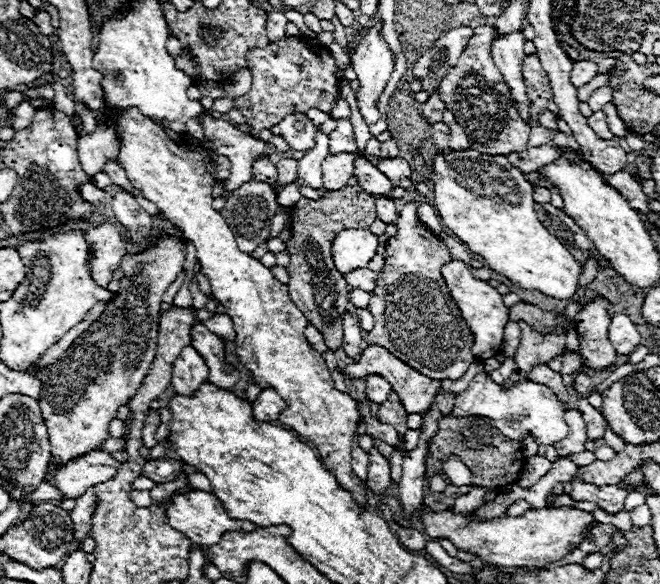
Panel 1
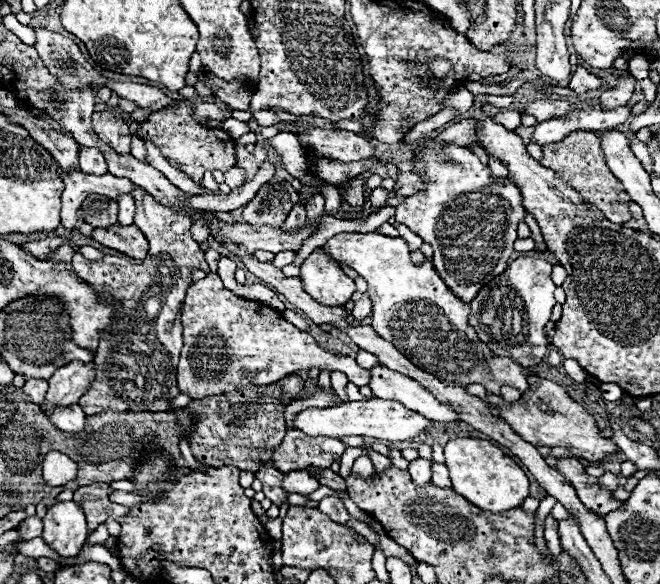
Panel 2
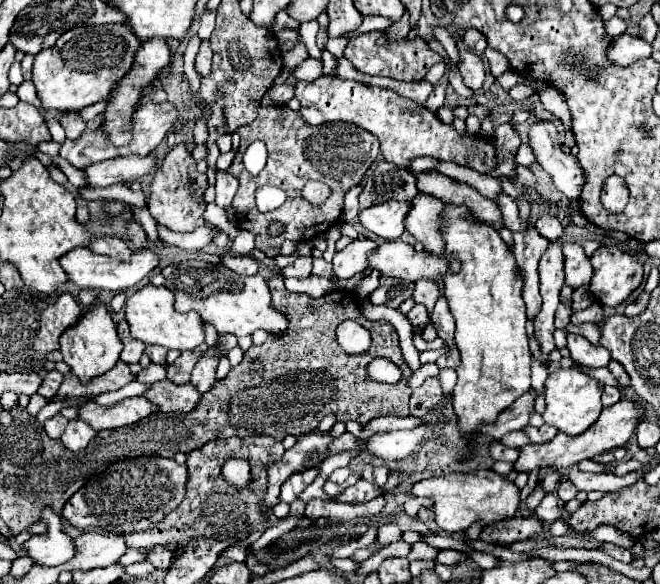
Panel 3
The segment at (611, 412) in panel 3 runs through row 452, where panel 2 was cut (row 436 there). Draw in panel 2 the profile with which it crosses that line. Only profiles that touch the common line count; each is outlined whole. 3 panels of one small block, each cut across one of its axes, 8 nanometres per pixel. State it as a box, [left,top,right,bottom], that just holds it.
[488,376,616,464]

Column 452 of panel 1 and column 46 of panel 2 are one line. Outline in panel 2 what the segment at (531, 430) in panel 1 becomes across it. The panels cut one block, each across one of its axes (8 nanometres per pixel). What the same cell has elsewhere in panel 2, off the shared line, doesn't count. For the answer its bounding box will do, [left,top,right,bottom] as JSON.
[46,404,86,432]

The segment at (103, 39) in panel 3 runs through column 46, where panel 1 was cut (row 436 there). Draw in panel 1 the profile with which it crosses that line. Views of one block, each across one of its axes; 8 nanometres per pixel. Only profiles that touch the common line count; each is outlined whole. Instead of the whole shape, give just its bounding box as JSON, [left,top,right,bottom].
[40,226,184,466]

